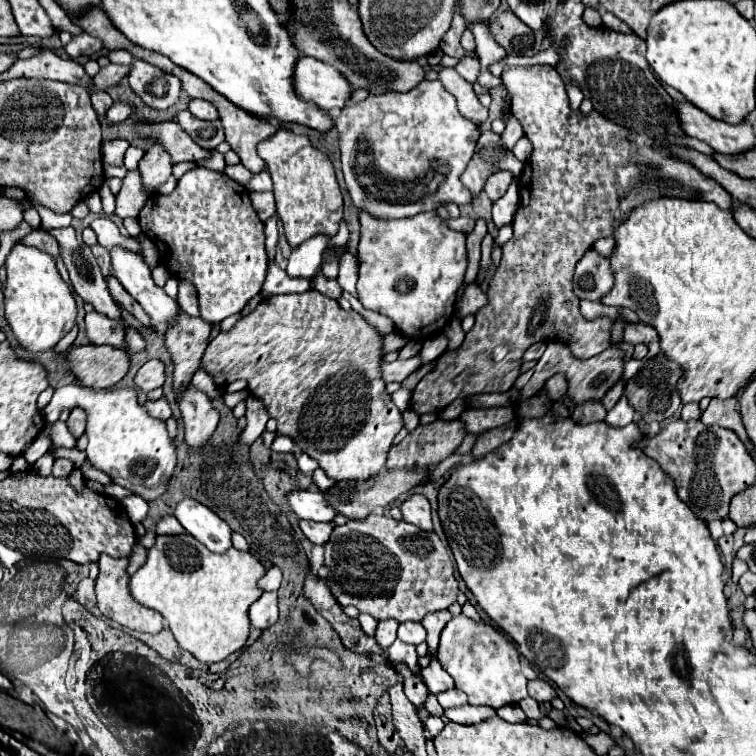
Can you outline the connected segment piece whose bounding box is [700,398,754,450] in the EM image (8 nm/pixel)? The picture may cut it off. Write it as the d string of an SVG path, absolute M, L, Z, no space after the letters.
M714 398L710 400L710 406L706 408L706 412L702 414L702 422L704 424L718 424L722 428L728 428L728 430L734 430L740 440L746 442L746 448L748 450L754 450L752 444L748 442L748 434L744 430L744 424L742 424L742 418L740 418L740 412L736 410L738 408L738 400L736 398L728 398L728 400L720 400L720 398Z

